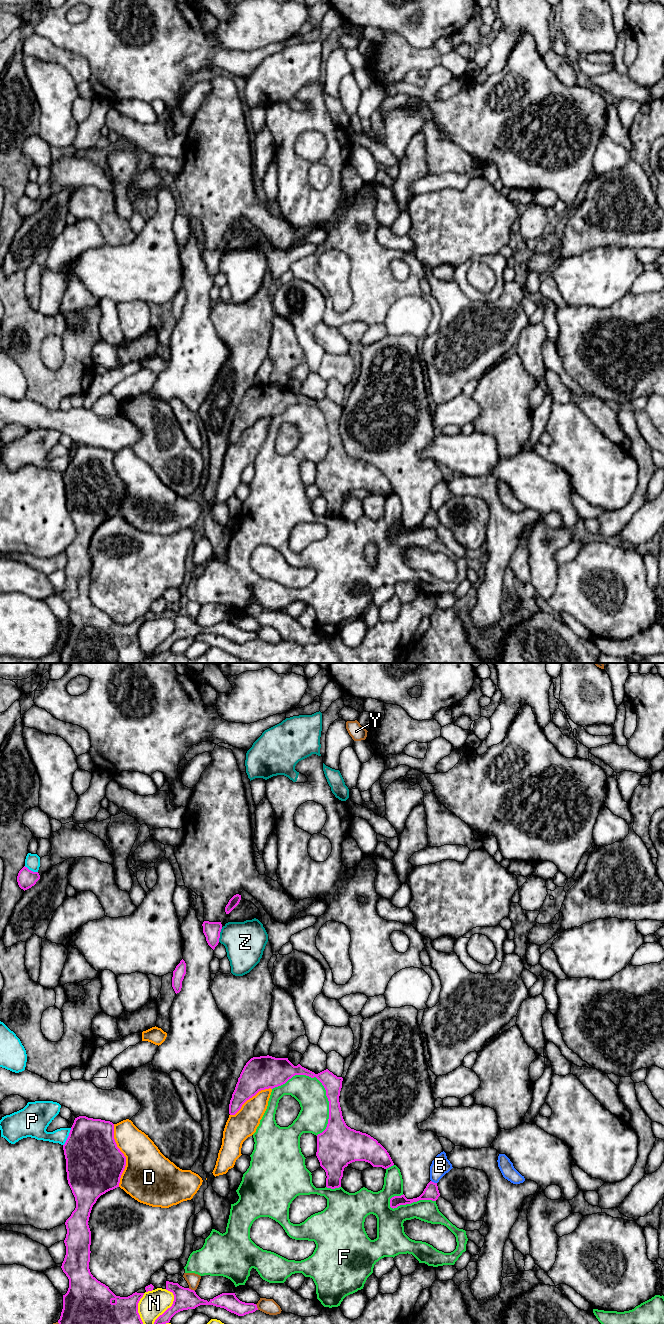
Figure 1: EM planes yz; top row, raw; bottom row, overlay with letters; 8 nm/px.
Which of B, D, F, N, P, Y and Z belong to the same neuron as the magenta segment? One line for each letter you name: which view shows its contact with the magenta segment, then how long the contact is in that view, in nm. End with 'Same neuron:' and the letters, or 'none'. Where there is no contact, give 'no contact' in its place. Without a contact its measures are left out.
Same neuron: none

